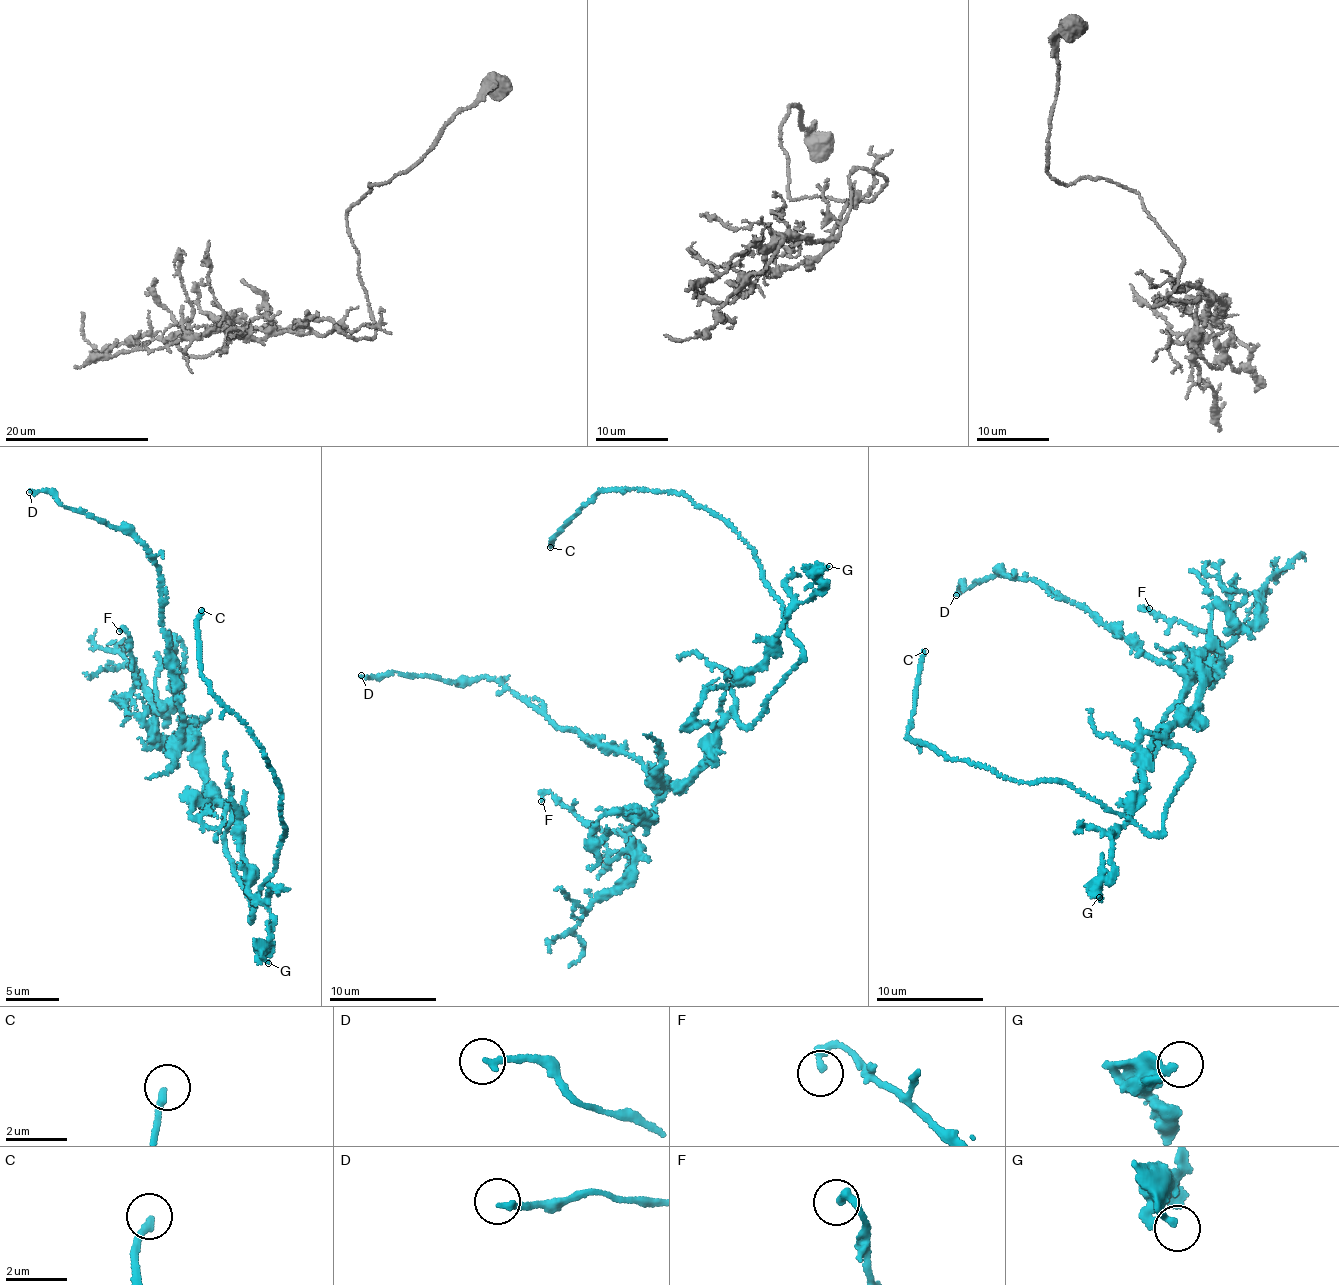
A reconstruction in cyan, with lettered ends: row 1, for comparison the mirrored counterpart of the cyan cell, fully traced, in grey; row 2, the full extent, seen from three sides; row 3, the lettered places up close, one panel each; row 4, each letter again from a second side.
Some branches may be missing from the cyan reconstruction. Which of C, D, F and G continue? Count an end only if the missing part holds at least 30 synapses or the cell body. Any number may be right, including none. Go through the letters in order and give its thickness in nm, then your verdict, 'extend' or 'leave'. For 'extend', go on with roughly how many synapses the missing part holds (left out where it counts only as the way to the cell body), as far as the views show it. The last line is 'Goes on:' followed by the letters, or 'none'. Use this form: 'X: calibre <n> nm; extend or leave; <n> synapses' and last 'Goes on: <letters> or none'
C: calibre 200 nm; extend
D: calibre 180 nm; leave
F: calibre 240 nm; leave
G: calibre 340 nm; leave
Goes on: C

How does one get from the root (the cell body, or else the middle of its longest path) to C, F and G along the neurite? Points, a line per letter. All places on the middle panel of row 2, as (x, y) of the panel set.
C: (756, 721), (801, 659), (802, 645), (755, 552), (727, 523), (673, 490), (603, 490), (550, 547)
F: (756, 721), (729, 716), (652, 821), (606, 813), (595, 841), (560, 799), (541, 801)
G: (756, 721), (748, 727), (738, 721), (735, 680), (773, 650), (788, 612), (817, 595), (817, 575), (829, 566)

